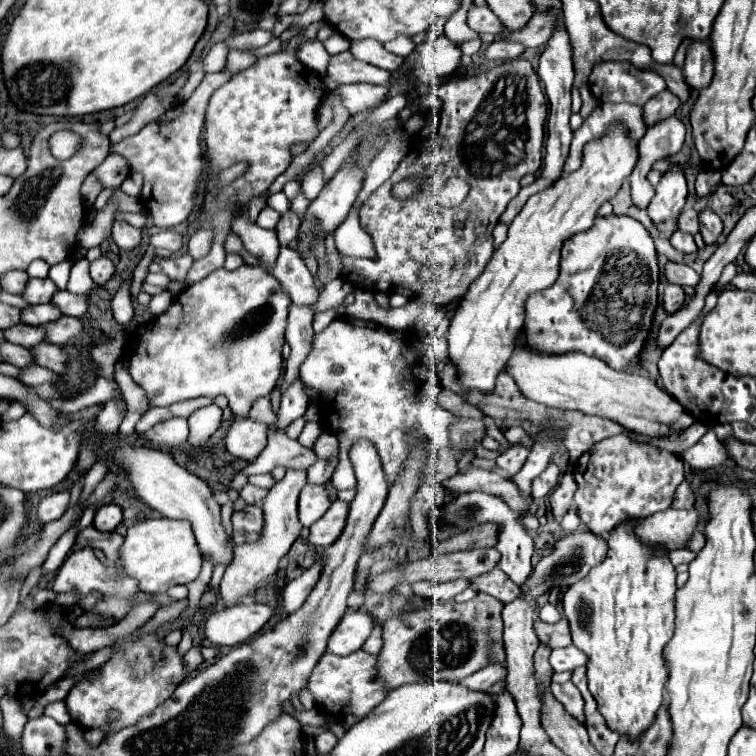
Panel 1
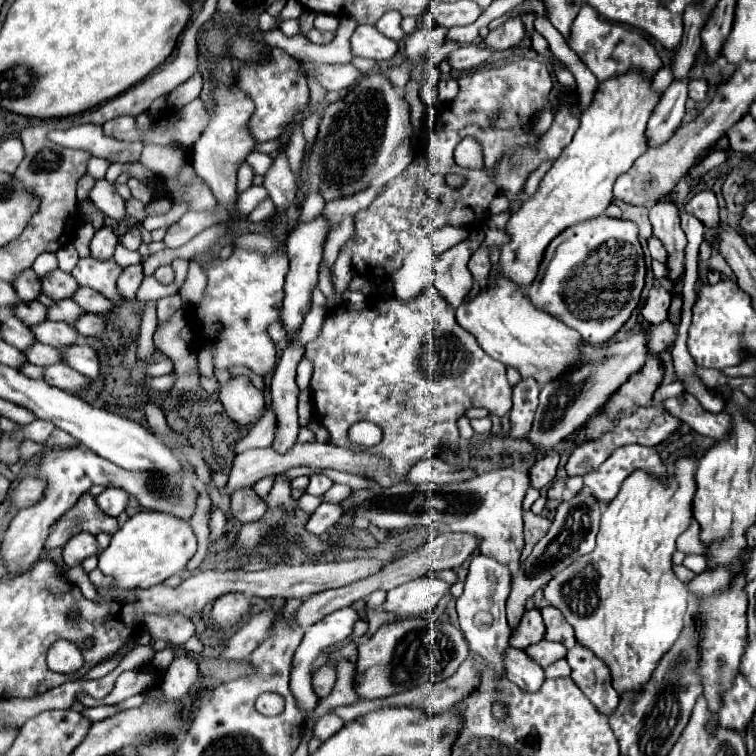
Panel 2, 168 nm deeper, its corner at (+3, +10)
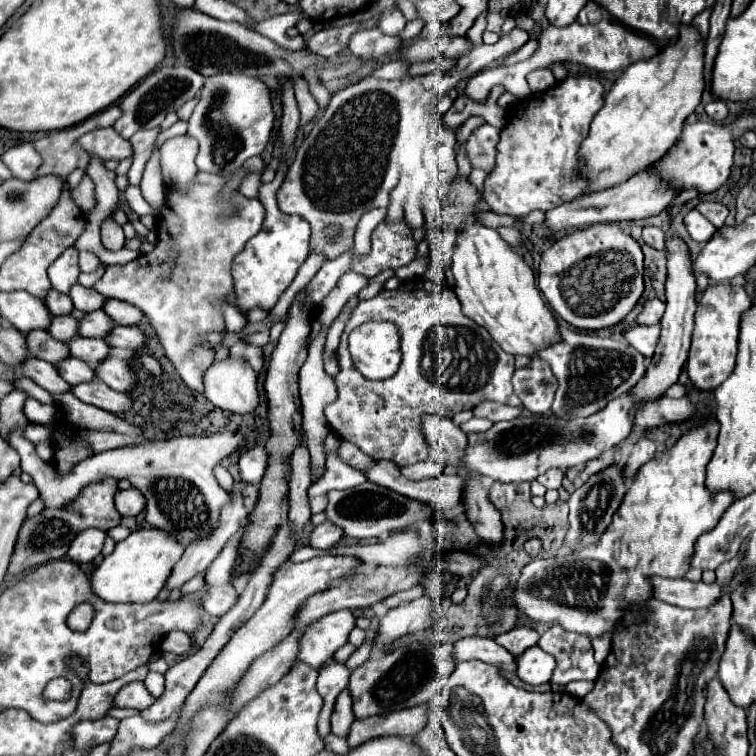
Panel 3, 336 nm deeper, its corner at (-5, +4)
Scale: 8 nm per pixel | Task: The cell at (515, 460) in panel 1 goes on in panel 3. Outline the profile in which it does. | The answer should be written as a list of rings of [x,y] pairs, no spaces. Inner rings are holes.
[[[539,358],[537,362],[529,362],[525,368],[515,370],[513,388],[527,412],[545,414],[551,408],[557,380],[549,370],[549,362]]]

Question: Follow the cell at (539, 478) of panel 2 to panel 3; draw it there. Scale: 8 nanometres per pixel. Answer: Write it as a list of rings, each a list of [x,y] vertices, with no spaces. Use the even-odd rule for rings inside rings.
[[[549,470],[537,478],[537,482],[543,484],[545,488],[561,488],[561,480],[563,480],[561,470]]]

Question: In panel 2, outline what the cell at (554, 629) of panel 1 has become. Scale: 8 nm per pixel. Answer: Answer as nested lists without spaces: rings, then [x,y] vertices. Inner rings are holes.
[[[531,608],[531,610],[523,612],[521,624],[517,624],[517,628],[511,630],[509,644],[513,648],[521,648],[523,650],[529,644],[535,644],[535,642],[543,640],[543,634],[545,634],[545,624],[543,624],[541,612],[537,608]]]

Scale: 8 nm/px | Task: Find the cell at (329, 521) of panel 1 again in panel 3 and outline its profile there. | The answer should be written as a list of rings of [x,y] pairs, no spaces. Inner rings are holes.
[[[325,520],[323,524],[315,526],[315,530],[311,532],[311,546],[319,548],[319,550],[327,550],[333,544],[337,544],[343,538],[343,530],[339,526],[335,526],[333,522]]]

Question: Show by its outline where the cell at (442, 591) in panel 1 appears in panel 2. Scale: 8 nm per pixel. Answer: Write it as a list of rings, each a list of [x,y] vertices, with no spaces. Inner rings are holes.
[[[423,576],[389,590],[383,608],[393,612],[397,618],[413,618],[417,614],[431,612],[447,590],[449,584]]]

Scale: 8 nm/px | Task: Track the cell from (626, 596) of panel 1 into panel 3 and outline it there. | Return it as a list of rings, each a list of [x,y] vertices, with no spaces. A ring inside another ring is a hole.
[[[709,420],[703,428],[695,428],[681,436],[677,444],[663,456],[643,464],[597,546],[583,548],[563,558],[535,560],[527,564],[521,570],[521,578],[515,588],[515,602],[519,612],[543,624],[561,624],[565,630],[583,634],[589,640],[603,634],[613,634],[619,626],[625,628],[629,614],[635,614],[635,618],[641,620],[647,618],[649,610],[645,610],[645,602],[653,598],[651,578],[685,578],[685,574],[691,570],[697,538],[713,530],[723,512],[735,500],[729,492],[721,492],[711,498],[709,490],[705,488],[705,466],[713,456],[717,434],[719,424],[715,420]]]

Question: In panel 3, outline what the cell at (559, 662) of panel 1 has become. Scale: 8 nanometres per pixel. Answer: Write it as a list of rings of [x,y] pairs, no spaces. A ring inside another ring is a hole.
[[[539,646],[525,650],[517,656],[517,676],[527,684],[547,684],[553,676],[557,660],[551,654],[545,654]]]

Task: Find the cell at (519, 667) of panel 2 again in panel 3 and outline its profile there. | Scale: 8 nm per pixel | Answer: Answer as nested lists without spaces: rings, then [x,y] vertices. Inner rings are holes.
[[[491,636],[461,638],[455,642],[455,654],[457,654],[457,660],[481,660],[481,662],[499,666],[501,670],[507,670],[513,674],[517,672],[515,656],[503,646],[499,646]]]

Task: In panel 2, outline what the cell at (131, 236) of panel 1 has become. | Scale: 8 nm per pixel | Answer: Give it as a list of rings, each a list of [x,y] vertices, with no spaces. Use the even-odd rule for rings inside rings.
[[[105,178],[95,180],[95,186],[93,186],[89,198],[106,217],[121,221],[127,215],[125,200],[117,194],[115,184],[107,182]]]

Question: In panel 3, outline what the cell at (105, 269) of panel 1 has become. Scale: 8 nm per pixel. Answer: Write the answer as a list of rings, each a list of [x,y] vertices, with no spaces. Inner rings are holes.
[[[107,218],[101,226],[101,242],[107,250],[121,250],[125,246],[125,236],[119,224],[115,224],[111,218]]]

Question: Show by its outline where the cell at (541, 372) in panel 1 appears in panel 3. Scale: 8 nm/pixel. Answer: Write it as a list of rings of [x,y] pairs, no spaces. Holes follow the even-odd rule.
[[[455,178],[451,182],[443,212],[447,236],[441,244],[443,258],[447,260],[447,282],[457,294],[465,316],[483,326],[507,354],[521,354],[535,360],[541,350],[561,342],[559,324],[551,308],[543,302],[535,276],[525,260],[511,252],[497,230],[473,218],[477,212],[473,204],[477,200],[477,190],[465,178]]]

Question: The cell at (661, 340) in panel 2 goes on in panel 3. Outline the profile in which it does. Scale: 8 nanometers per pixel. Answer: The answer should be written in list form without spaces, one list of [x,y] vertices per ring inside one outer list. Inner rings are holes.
[[[633,326],[629,332],[627,332],[627,342],[639,350],[645,358],[651,358],[655,348],[657,348],[657,342],[659,342],[659,334],[661,334],[661,326]]]

